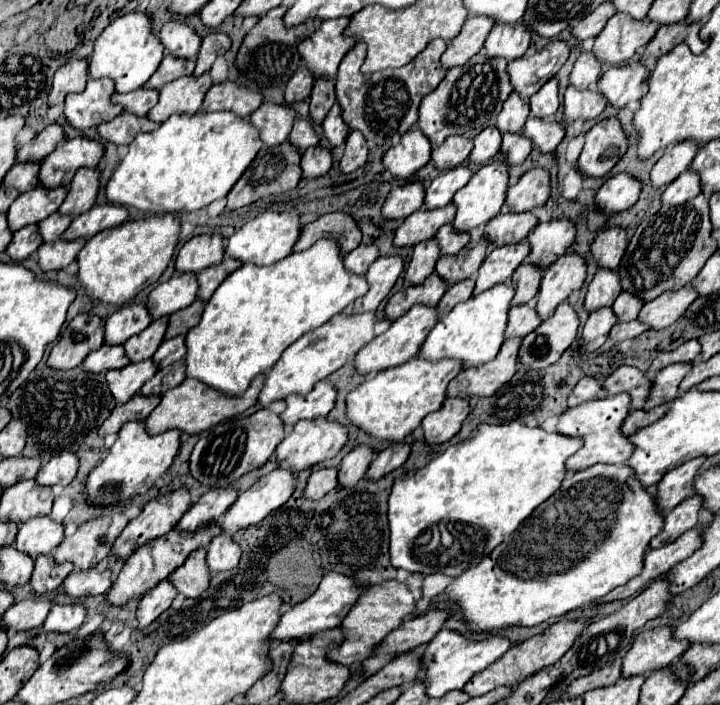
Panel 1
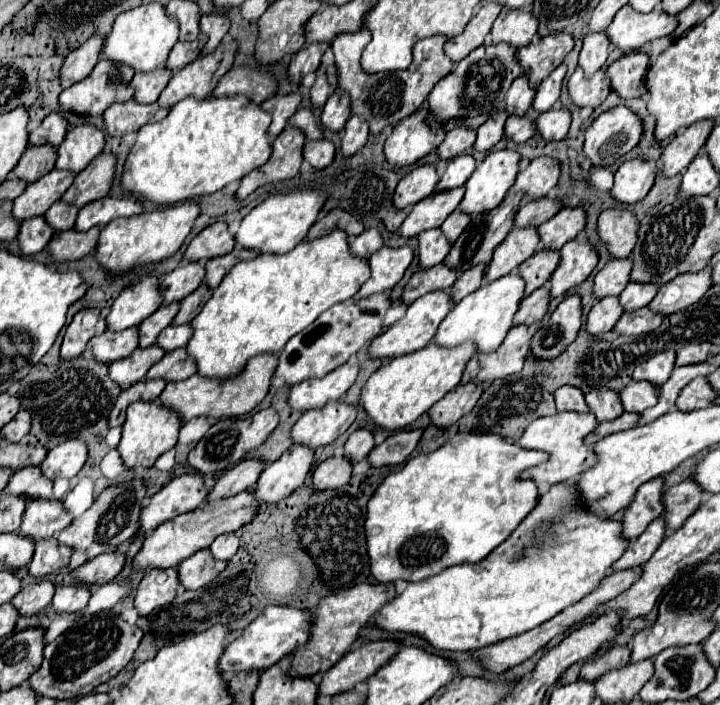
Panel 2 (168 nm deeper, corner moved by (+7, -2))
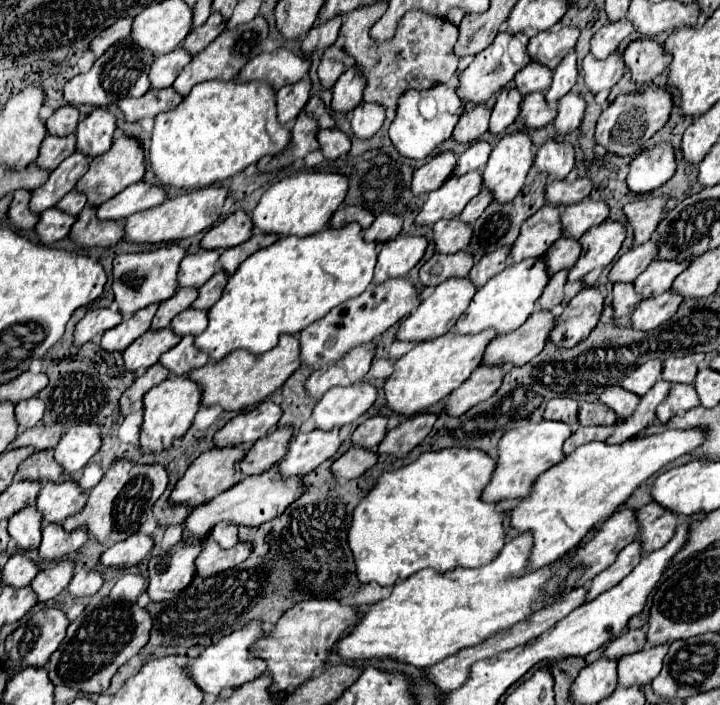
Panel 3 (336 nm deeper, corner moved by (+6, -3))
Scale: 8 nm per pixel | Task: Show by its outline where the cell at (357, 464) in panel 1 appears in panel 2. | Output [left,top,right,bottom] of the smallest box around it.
[345,429,375,465]

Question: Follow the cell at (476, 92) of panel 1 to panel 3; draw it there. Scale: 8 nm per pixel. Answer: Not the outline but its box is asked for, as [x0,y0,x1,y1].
[458,32,530,104]

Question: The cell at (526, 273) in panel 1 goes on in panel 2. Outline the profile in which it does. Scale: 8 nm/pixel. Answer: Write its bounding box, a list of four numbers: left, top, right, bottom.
[517,251,559,295]

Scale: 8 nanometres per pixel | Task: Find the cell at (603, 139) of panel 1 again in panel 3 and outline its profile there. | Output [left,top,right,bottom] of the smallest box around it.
[596,88,672,156]

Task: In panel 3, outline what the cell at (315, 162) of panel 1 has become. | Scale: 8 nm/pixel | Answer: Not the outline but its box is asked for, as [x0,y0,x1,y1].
[318,130,350,160]

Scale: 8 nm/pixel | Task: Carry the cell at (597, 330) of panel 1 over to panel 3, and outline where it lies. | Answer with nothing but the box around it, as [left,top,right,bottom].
[614,282,642,318]

